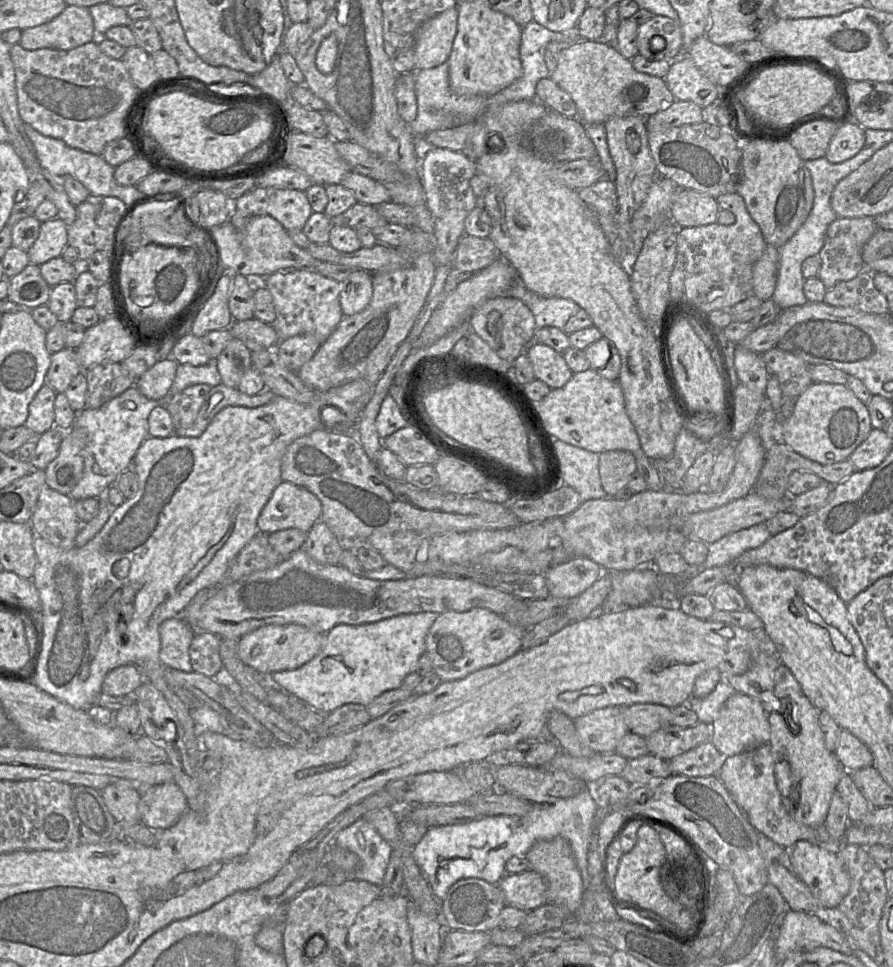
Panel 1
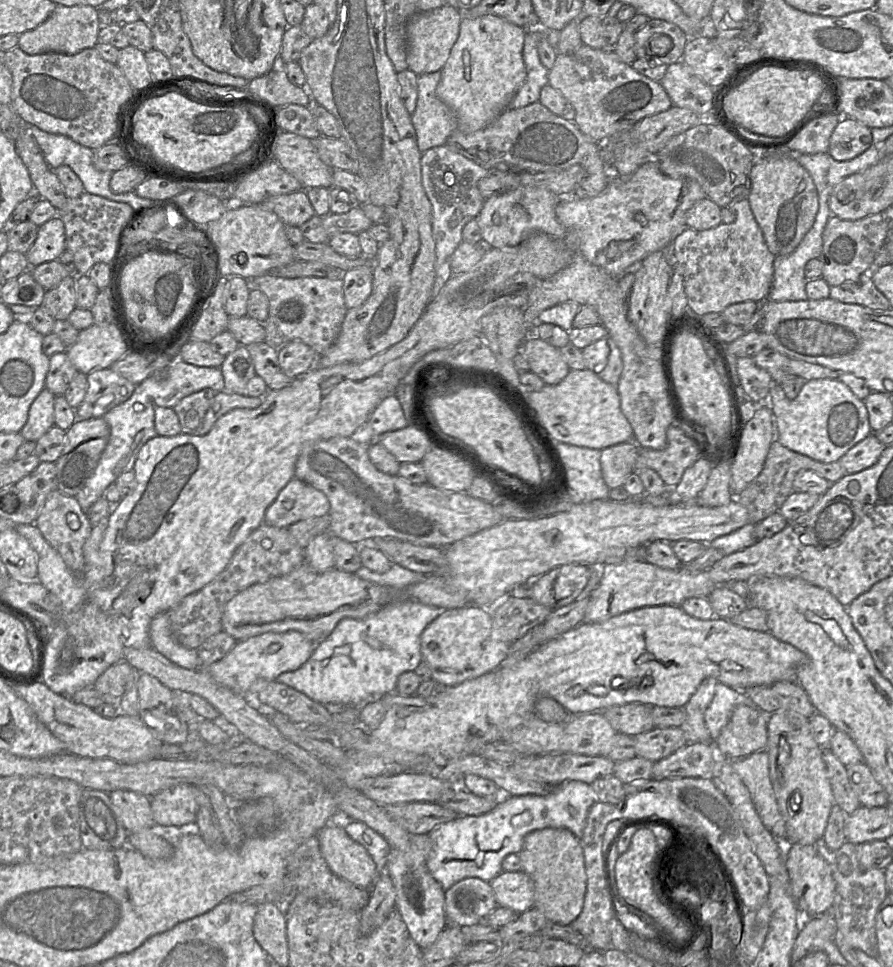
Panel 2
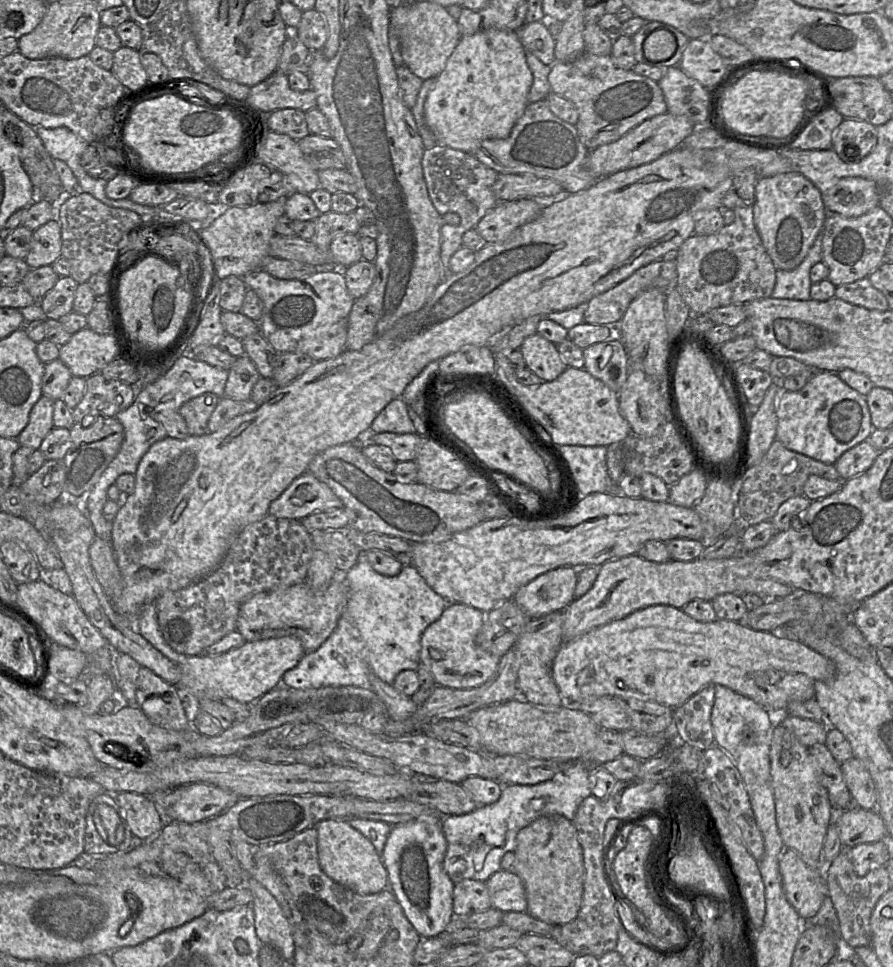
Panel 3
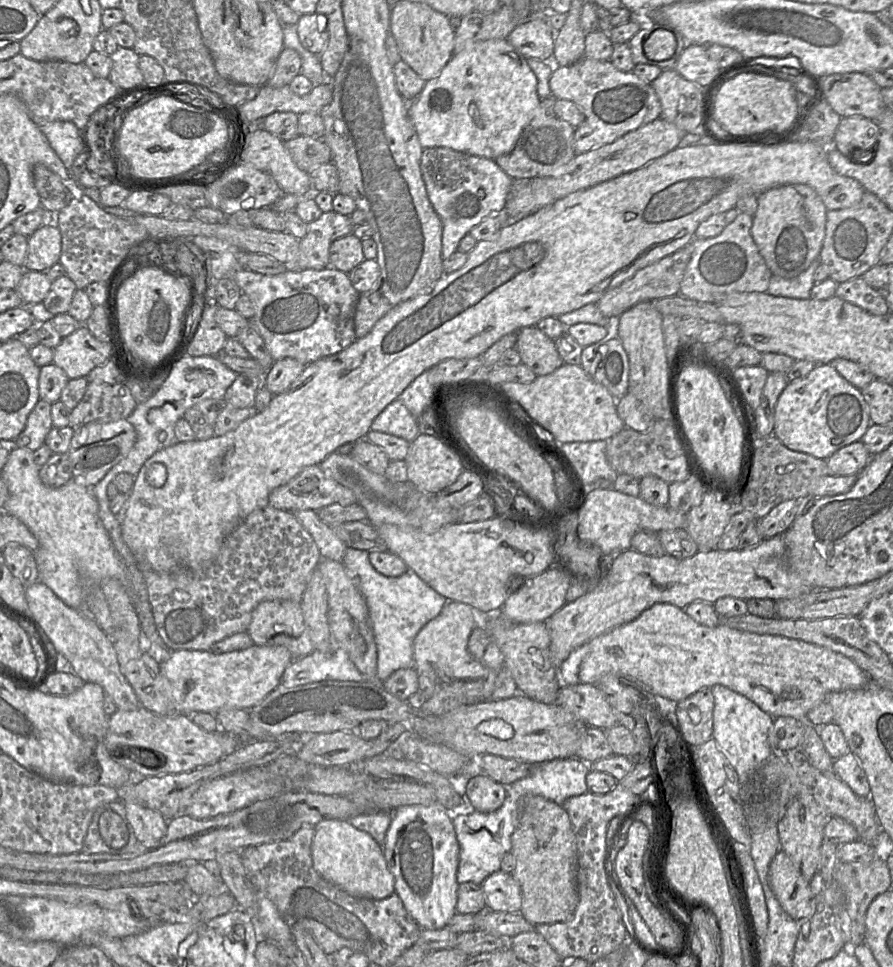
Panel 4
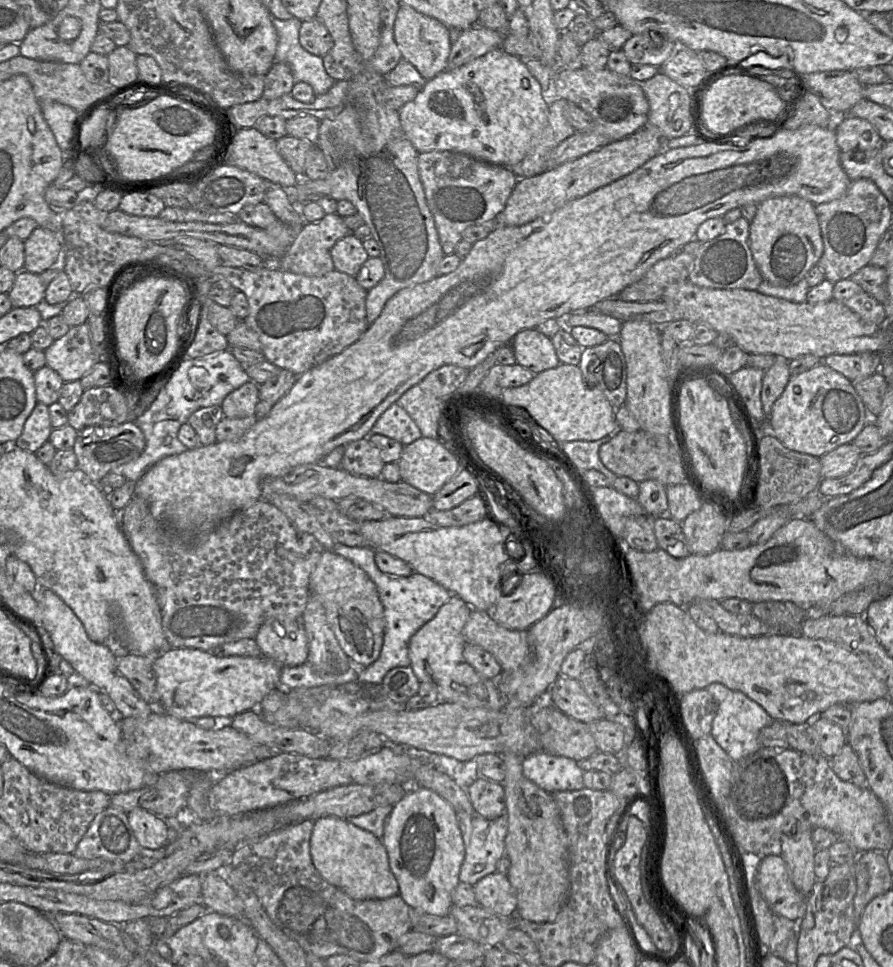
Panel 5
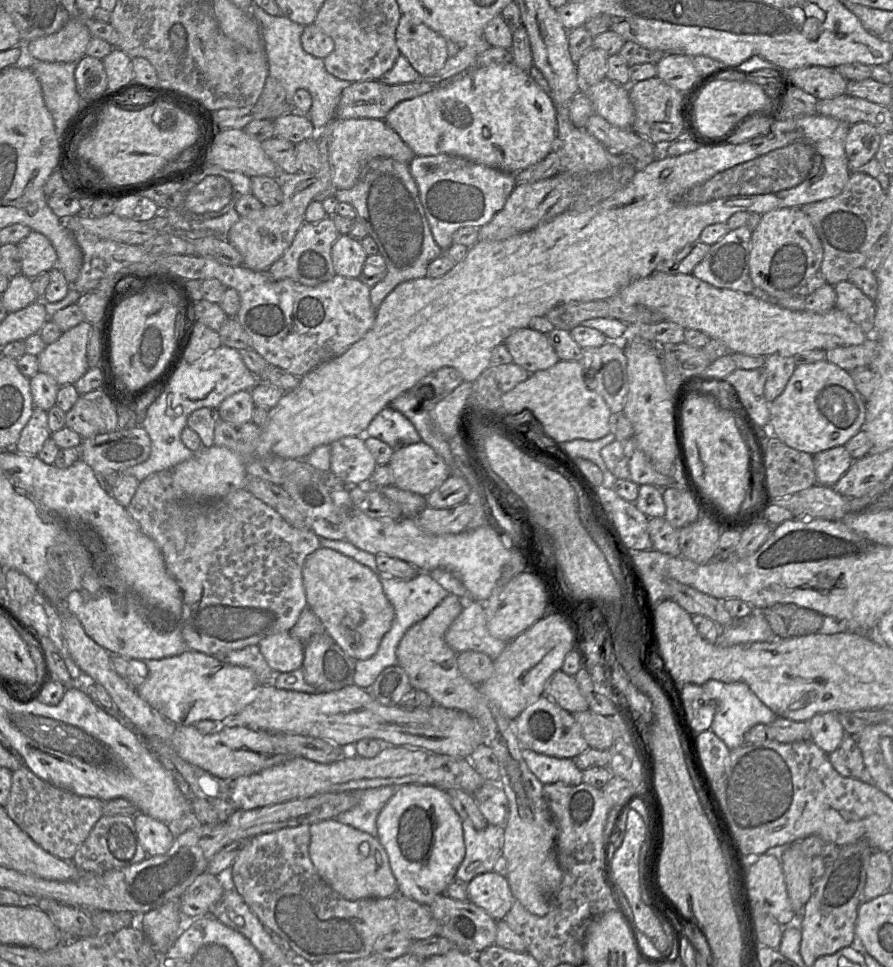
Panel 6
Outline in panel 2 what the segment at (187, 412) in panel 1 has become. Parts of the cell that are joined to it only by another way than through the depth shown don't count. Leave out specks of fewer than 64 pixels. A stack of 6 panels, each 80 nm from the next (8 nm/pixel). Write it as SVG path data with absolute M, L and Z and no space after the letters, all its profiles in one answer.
M210 388L202 389L182 398L173 408L177 414L183 434L194 434L217 392Z

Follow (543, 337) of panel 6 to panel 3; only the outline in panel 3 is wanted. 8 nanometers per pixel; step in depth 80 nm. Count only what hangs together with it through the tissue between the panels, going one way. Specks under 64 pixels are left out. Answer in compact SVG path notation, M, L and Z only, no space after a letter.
M537 332L527 337L519 349L526 367L543 382L555 380L567 368L556 345Z

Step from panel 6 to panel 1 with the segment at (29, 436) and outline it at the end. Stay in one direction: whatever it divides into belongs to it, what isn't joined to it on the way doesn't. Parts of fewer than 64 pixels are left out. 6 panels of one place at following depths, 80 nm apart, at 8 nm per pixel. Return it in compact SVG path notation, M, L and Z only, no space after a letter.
M45 383L28 407L25 426L38 436L55 427L55 399L57 392Z

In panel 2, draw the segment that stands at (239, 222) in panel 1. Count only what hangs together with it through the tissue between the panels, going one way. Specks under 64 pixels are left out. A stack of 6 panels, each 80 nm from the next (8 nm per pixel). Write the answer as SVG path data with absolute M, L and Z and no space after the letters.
M305 190L271 196L258 205L274 212L285 225L295 227L300 227L316 215Z

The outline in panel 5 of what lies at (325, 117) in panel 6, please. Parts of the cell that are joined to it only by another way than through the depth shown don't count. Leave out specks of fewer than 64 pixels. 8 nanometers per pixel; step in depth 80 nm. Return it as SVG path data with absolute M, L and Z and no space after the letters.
M272 15L271 21L278 36L274 62L285 63L290 67L294 83L308 83L315 96L325 94L336 81L325 71L322 57L309 53L300 45L302 21L293 17L280 20Z

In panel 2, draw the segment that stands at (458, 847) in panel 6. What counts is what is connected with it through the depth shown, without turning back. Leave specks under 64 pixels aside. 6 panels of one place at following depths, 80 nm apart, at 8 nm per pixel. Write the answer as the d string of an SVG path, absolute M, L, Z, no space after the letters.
M412 834L409 851L402 853L392 849L387 862L387 874L396 892L396 908L407 925L410 937L423 950L433 944L448 923L445 913L445 891L430 874L427 859L432 843L428 834Z

